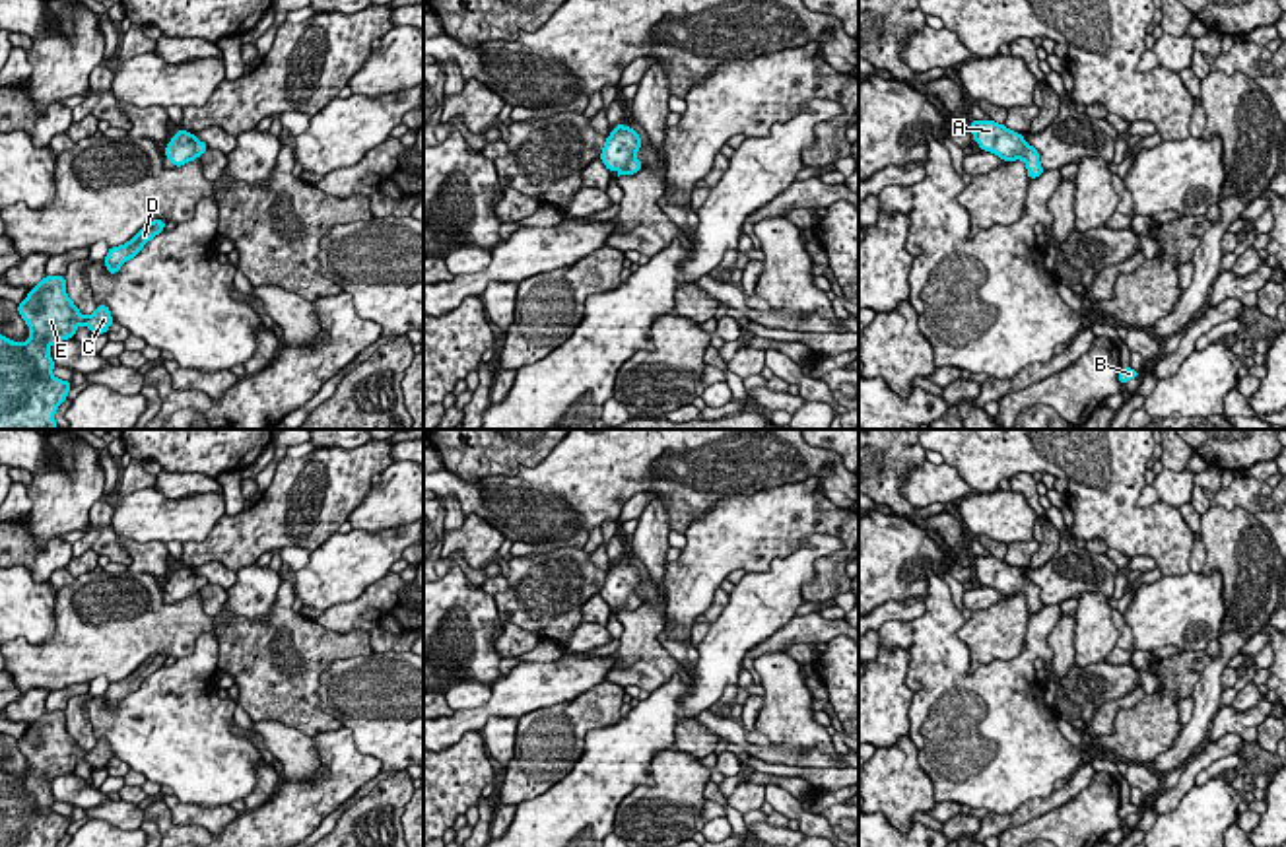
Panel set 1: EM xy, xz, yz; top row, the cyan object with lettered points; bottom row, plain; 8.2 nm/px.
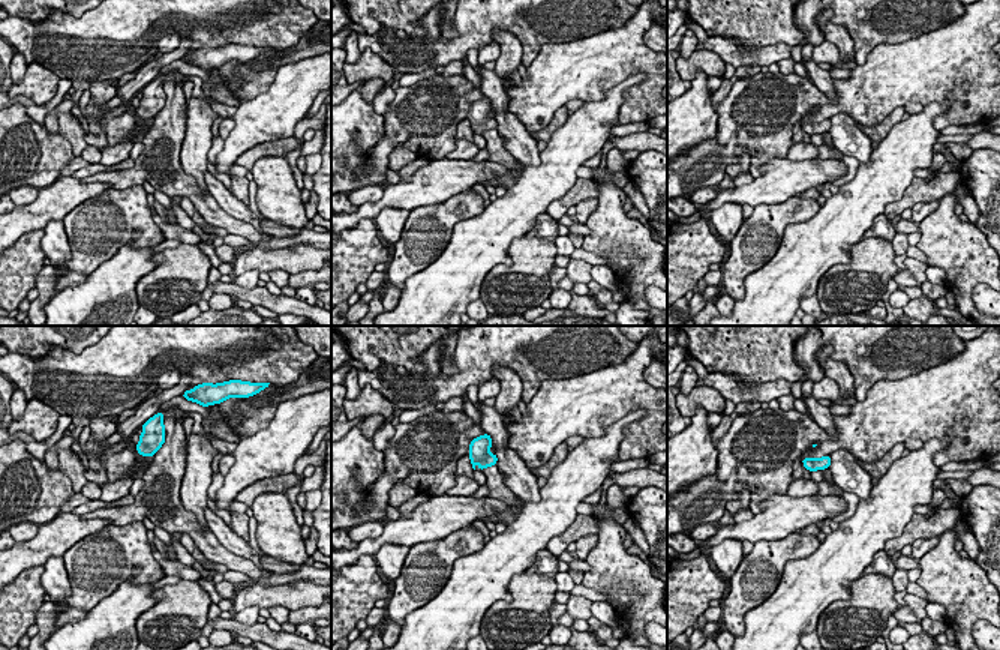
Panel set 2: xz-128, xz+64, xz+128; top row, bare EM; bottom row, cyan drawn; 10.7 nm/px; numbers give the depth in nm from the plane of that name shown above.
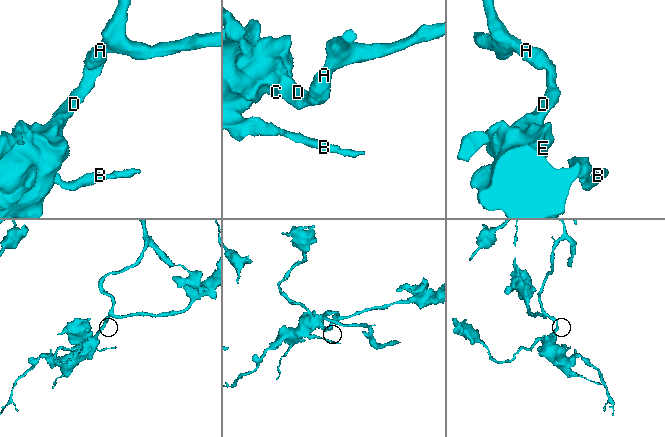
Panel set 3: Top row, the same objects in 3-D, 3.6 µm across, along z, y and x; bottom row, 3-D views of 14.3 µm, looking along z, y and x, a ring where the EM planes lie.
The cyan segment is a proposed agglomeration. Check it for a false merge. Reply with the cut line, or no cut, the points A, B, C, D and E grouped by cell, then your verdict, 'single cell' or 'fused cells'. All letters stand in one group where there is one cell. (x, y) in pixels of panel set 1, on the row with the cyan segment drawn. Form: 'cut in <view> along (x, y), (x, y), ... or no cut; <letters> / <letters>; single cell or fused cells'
no cut; A B C D E; single cell

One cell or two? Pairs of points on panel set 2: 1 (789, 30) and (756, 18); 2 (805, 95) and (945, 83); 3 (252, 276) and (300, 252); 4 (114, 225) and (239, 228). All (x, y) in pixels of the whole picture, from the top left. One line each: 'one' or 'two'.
1: one
2: one
3: two
4: two

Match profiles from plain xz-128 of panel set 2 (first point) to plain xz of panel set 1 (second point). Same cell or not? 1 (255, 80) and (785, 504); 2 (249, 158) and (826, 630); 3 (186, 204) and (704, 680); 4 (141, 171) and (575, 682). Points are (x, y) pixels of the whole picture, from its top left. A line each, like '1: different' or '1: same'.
1: same
2: same
3: different
4: different

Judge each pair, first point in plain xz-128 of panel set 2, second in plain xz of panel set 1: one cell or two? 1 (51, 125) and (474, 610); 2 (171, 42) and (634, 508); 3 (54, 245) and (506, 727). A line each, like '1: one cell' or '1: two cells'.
1: two cells
2: one cell
3: one cell

